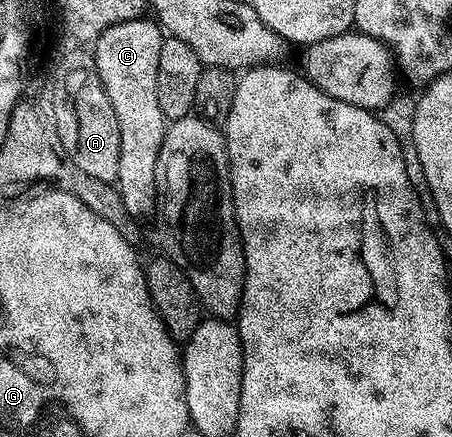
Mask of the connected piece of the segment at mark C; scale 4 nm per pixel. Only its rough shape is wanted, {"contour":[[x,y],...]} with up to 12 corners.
{"contour":[[139,18],[92,44],[120,122],[116,187],[153,217],[168,123],[156,94],[164,33]]}

